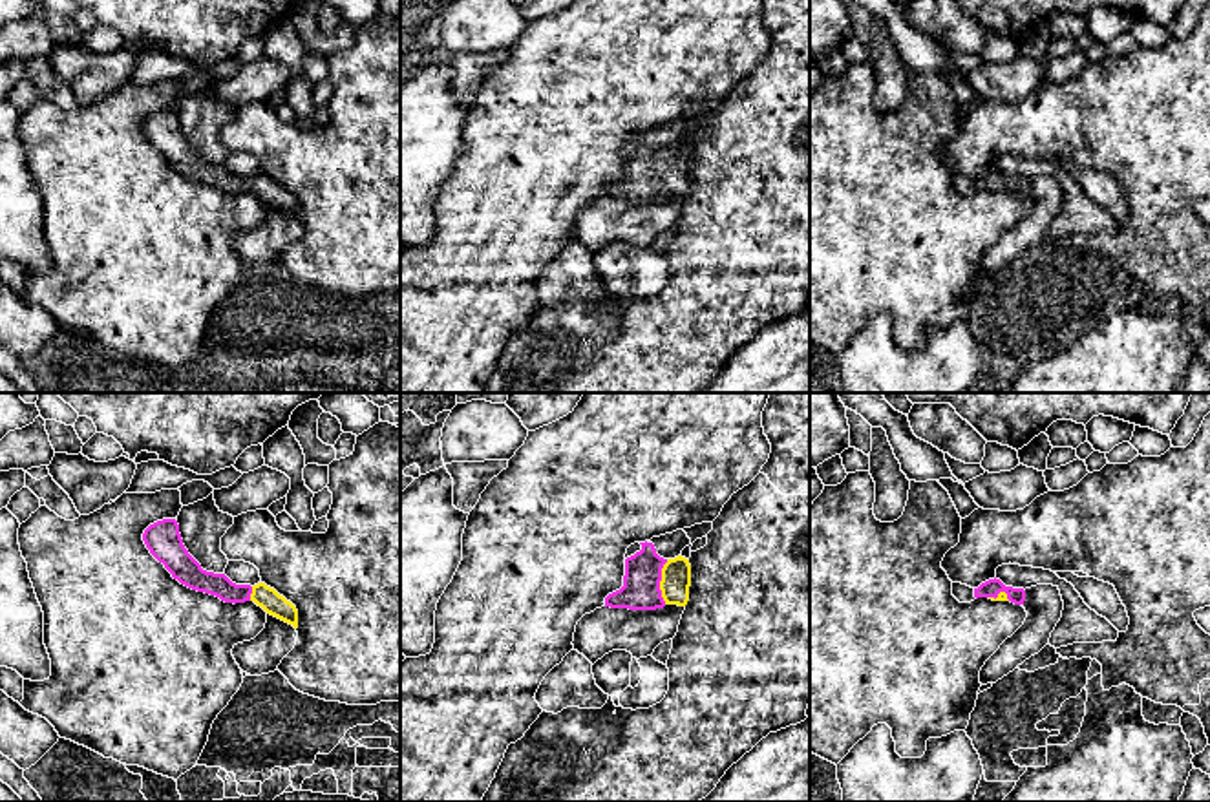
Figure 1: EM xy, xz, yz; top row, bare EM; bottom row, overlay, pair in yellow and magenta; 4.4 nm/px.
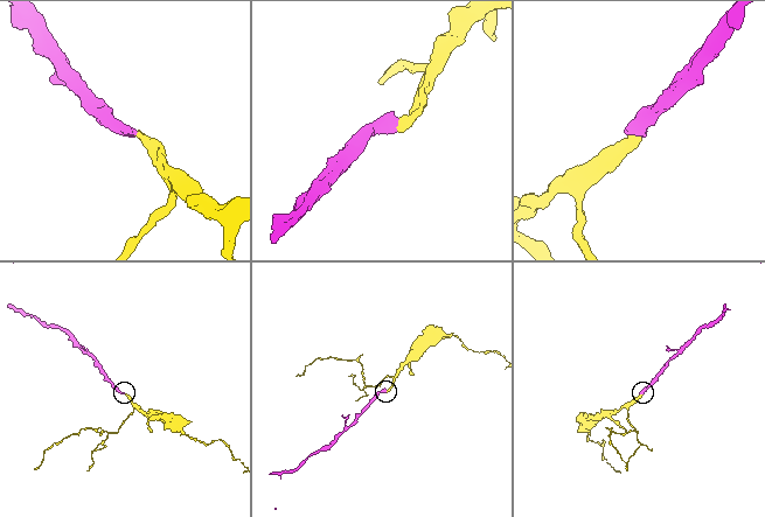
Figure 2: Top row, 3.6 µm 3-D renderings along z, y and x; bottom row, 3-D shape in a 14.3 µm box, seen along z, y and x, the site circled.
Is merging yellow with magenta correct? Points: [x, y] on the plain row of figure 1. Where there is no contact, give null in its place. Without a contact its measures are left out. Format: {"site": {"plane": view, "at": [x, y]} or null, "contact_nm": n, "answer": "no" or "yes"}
{"site": {"plane": "xz", "at": [660, 172]}, "contact_nm": 200, "answer": "yes"}

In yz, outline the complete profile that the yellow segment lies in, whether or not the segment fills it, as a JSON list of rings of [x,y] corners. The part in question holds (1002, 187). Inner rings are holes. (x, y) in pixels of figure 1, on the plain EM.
[[[989,170],[974,179],[974,188],[989,188],[992,192],[1011,192],[1014,195],[1024,195],[1025,181],[1005,177],[1000,170]]]

